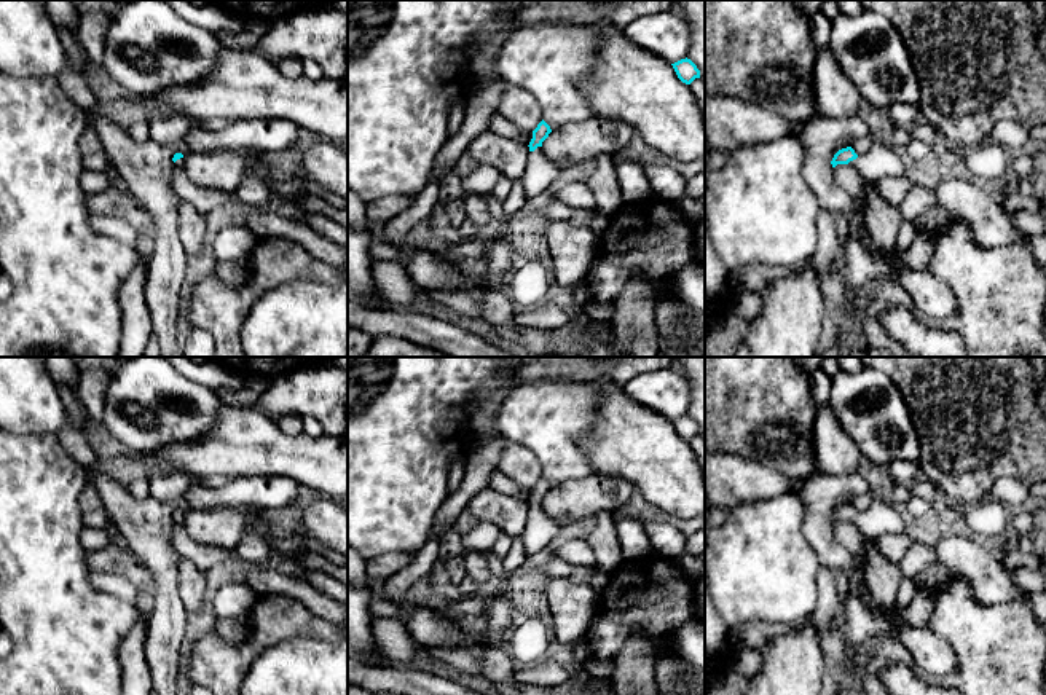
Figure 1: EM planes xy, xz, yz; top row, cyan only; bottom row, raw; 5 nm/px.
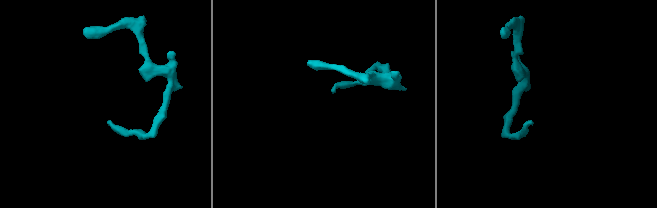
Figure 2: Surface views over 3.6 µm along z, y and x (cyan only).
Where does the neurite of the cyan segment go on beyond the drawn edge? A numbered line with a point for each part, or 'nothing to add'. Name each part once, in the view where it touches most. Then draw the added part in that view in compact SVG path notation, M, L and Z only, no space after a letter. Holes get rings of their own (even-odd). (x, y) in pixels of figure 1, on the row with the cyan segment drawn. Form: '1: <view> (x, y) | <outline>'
1: yz (880, 161) | M874 140L866 153L858 155L848 164L855 166L859 175L871 183L877 183L887 177L901 179L907 175L895 150L880 140Z

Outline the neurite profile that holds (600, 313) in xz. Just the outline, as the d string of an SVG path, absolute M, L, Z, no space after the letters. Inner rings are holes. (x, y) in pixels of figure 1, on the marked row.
M590 300L584 308L587 316L600 324L609 322L614 316L614 304L603 304Z

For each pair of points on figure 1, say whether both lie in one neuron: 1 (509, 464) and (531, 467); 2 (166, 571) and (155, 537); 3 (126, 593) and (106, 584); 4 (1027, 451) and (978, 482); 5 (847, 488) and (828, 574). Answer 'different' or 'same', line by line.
1: same
2: same
3: same
4: same
5: different

